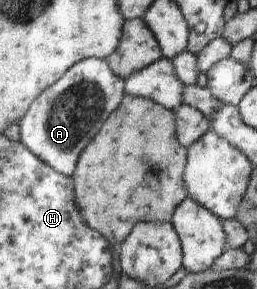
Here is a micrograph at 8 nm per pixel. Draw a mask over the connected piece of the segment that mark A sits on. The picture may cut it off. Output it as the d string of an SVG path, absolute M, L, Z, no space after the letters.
M89 57L83 62L76 62L55 82L55 86L51 86L51 90L47 90L47 94L42 94L43 98L39 98L39 102L33 102L25 116L18 122L20 141L59 174L71 177L81 150L101 130L101 126L109 118L109 114L124 100L125 94L125 80L111 70L106 59Z

